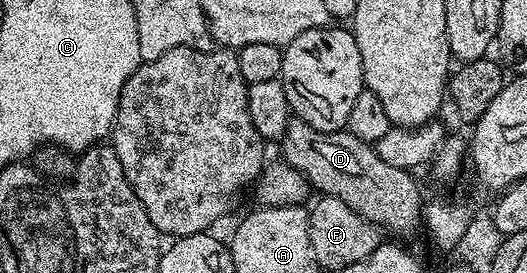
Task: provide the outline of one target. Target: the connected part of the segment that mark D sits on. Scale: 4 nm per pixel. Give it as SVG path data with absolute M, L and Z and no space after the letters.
M291 119L280 148L286 164L301 171L319 194L348 203L352 211L377 225L379 230L386 232L387 229L406 237L423 228L424 200L414 182L415 174L408 169L392 167L392 163L384 163L371 142L356 139L356 135L345 131L316 131L316 127L308 123Z

